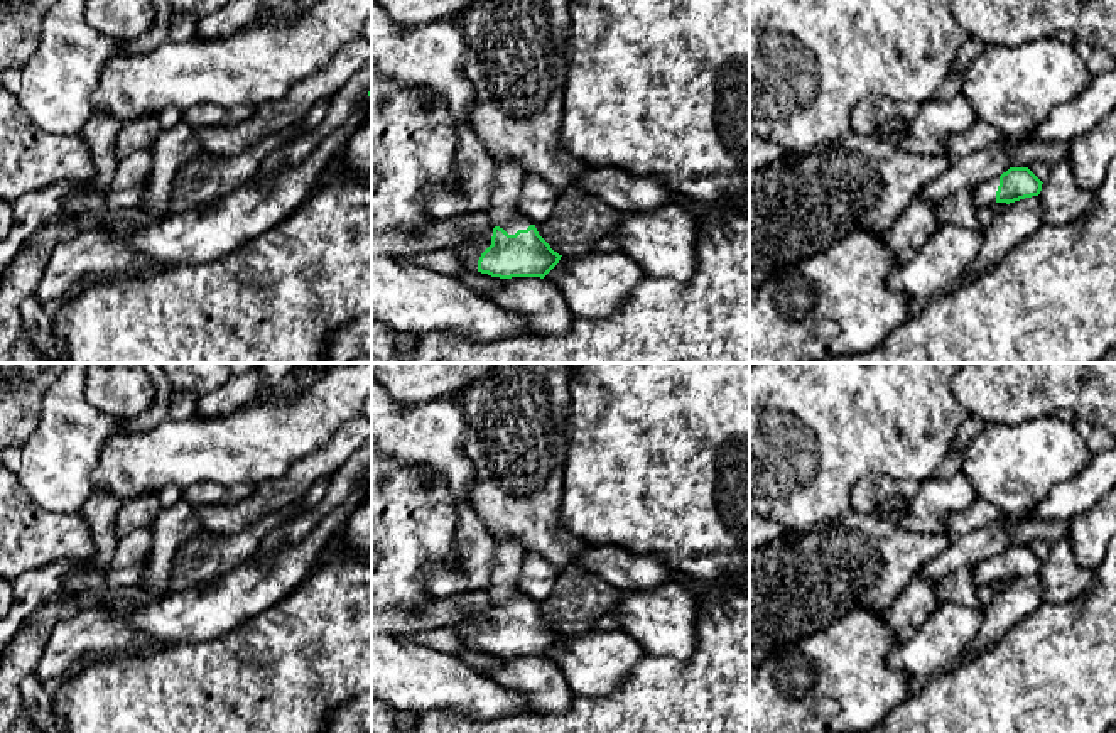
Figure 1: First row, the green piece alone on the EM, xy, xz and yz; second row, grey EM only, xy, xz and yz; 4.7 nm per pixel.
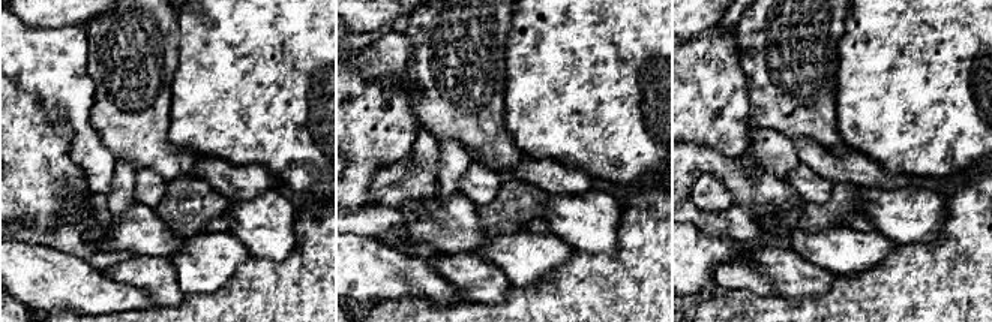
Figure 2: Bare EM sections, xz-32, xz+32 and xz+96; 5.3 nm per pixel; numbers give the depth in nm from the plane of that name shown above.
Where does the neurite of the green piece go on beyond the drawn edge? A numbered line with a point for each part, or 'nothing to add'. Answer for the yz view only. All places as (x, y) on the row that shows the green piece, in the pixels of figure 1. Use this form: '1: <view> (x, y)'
1: yz (985, 195)

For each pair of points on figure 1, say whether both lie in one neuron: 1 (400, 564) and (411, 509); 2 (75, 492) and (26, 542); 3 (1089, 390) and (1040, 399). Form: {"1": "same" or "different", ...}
{"1": "same", "2": "different", "3": "same"}

